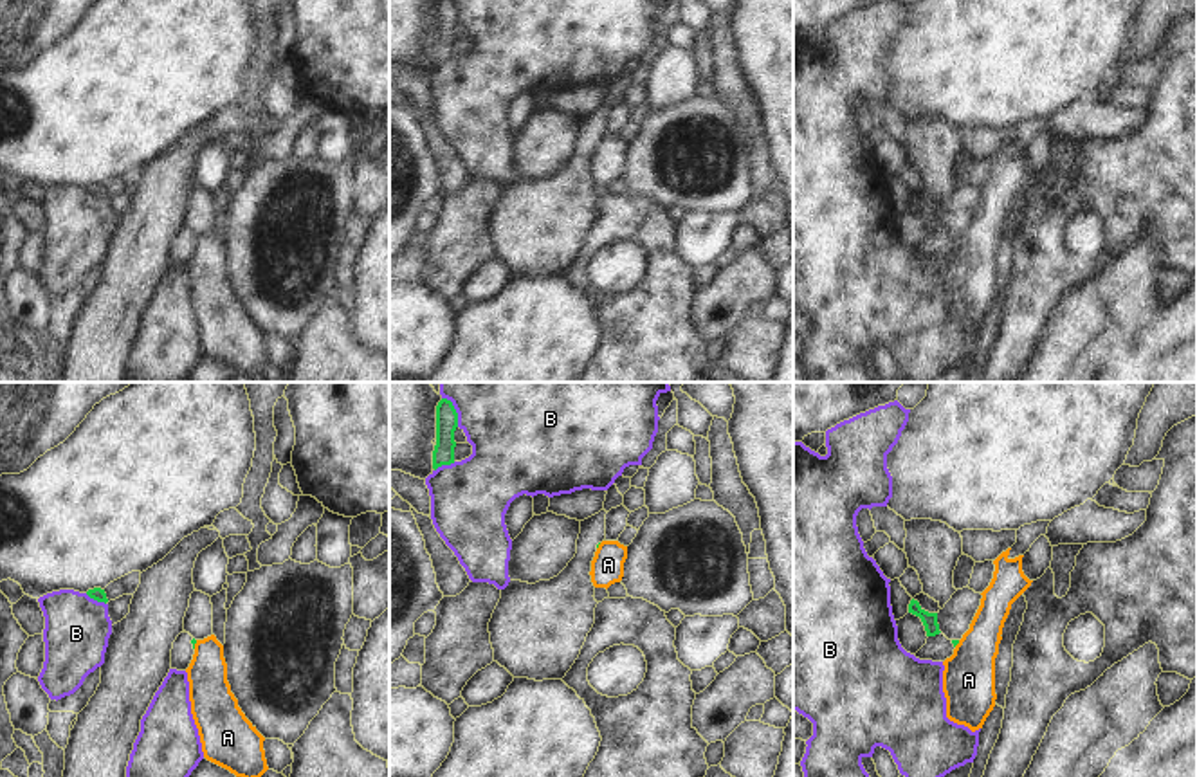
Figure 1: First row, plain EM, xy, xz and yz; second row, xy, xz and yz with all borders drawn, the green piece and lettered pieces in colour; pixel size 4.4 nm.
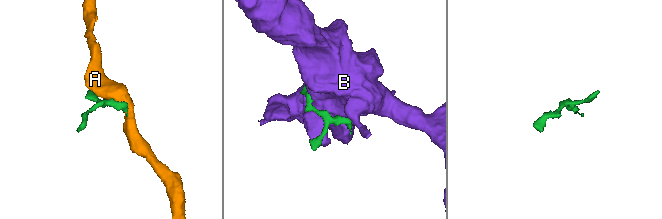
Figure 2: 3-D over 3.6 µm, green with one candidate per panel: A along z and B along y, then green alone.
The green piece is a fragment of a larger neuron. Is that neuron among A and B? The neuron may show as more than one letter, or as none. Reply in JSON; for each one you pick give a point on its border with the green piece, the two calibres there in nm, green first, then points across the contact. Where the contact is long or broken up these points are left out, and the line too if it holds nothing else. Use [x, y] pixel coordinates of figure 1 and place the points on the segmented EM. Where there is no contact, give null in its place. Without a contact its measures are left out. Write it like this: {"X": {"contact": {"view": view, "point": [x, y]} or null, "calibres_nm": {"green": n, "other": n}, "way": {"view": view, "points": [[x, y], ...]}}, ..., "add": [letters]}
{"add": []}

